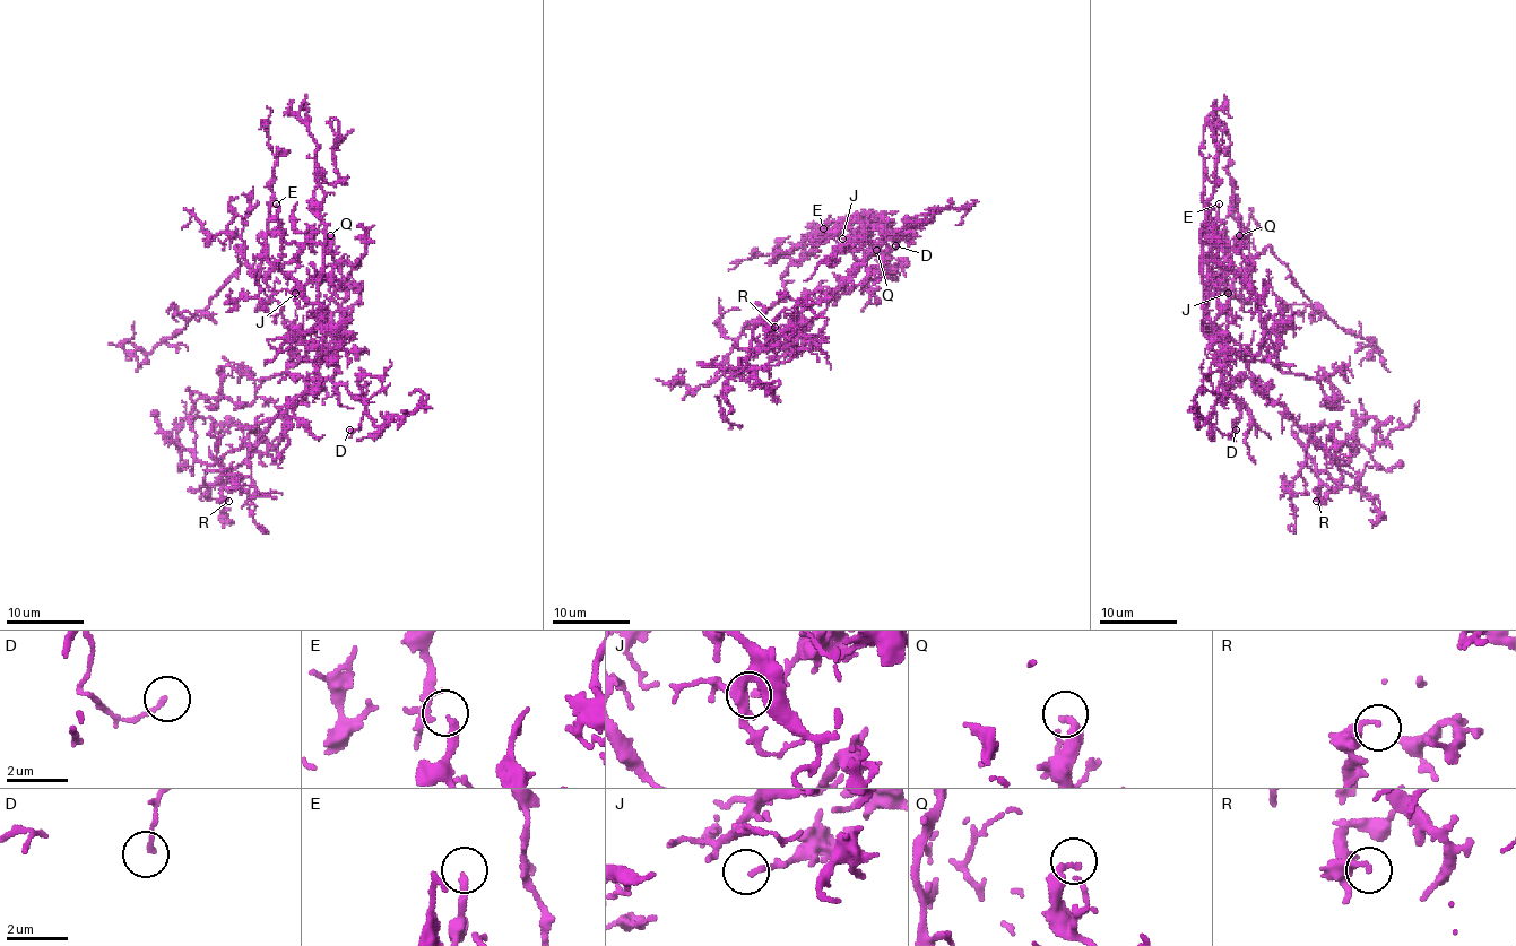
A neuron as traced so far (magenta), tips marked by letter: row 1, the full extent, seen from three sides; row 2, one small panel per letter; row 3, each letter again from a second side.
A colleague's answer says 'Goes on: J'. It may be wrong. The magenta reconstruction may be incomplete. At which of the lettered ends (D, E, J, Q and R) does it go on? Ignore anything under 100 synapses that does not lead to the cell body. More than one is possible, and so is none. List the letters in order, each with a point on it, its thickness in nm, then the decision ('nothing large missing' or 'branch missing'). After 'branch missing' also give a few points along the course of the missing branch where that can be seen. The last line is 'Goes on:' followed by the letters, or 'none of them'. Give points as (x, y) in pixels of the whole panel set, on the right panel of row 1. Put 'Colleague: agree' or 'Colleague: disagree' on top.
Colleague: agree
D: (1236, 430) | 160 nm | nothing large missing
E: (1219, 204) | 240 nm | nothing large missing
J: (1228, 293) | 190 nm | branch missing | (1228, 293), (1233, 302), (1233, 318), (1268, 346), (1282, 372), (1309, 400), (1315, 431), (1323, 439)
Q: (1239, 235) | 320 nm | nothing large missing
R: (1316, 501) | 190 nm | nothing large missing
Goes on: J

